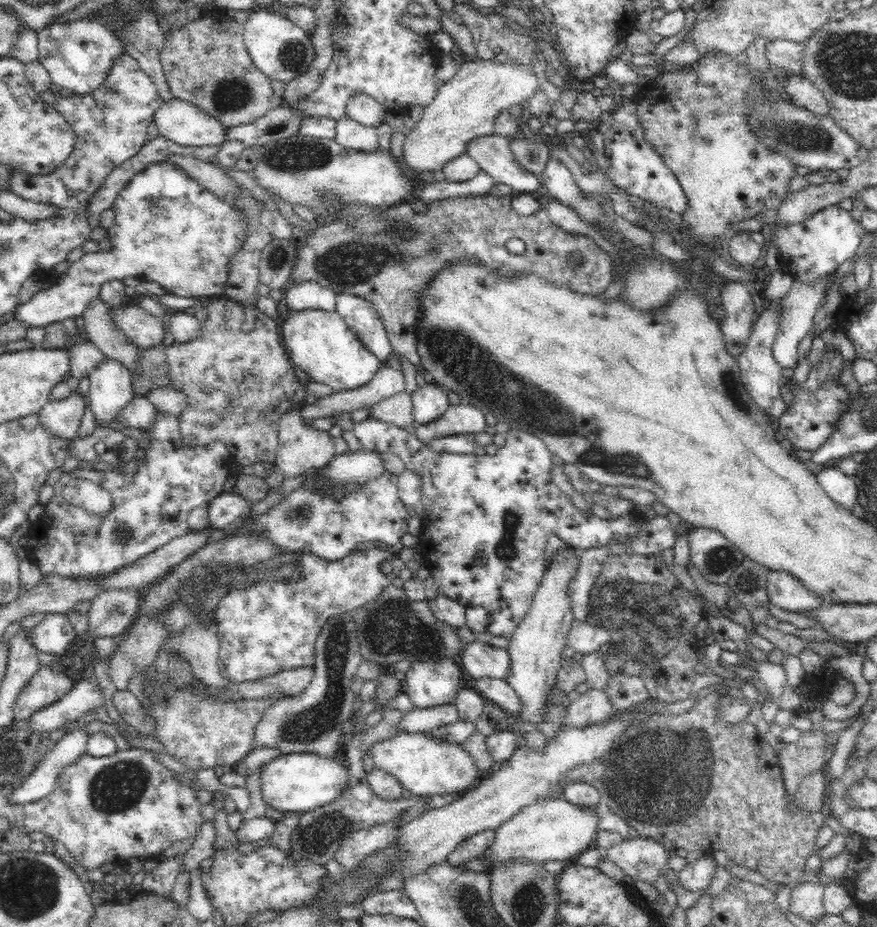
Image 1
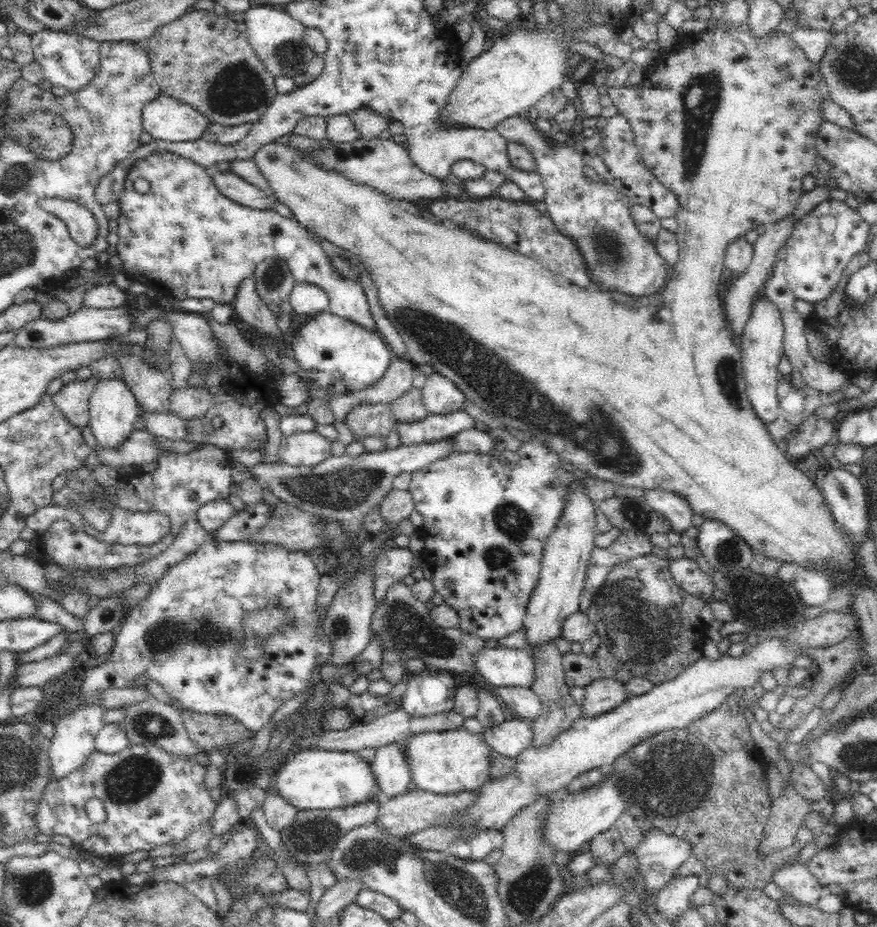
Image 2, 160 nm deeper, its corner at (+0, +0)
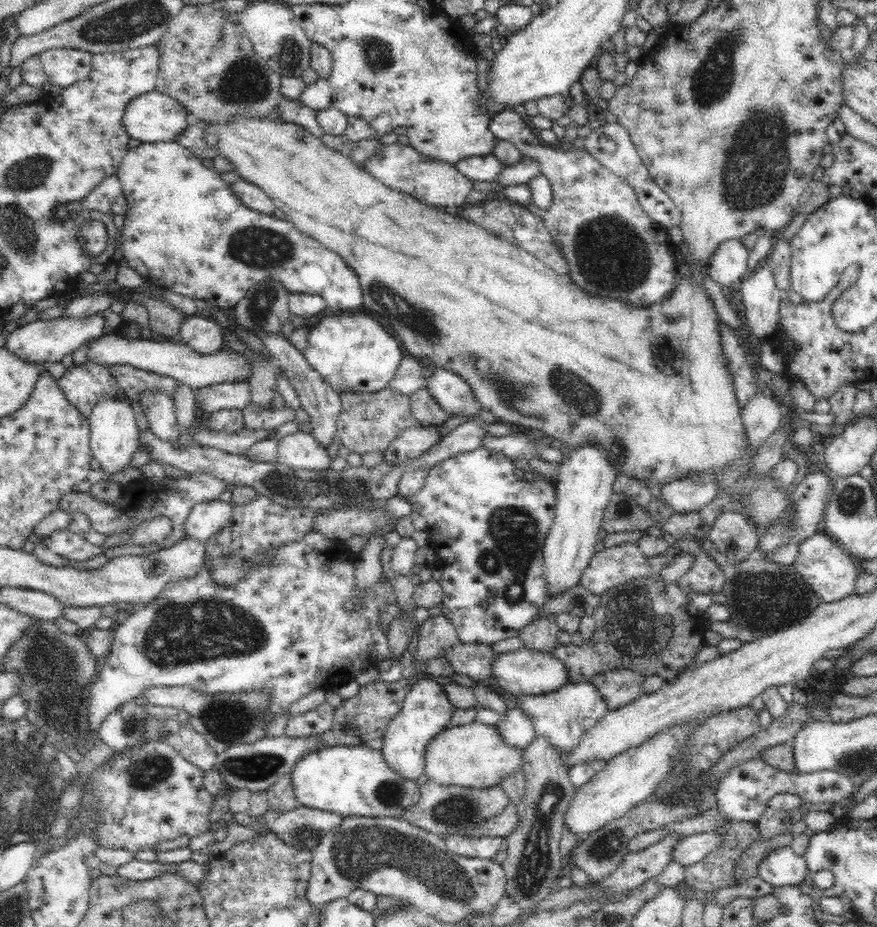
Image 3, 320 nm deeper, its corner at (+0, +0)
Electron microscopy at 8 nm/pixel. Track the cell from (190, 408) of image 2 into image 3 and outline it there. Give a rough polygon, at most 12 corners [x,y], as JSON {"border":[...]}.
{"border":[[248,381],[194,391],[204,413],[252,404]]}

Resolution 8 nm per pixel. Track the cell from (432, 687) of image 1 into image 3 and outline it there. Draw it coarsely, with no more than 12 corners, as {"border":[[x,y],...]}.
{"border":[[432,676],[383,735],[390,769],[416,781],[455,707]]}

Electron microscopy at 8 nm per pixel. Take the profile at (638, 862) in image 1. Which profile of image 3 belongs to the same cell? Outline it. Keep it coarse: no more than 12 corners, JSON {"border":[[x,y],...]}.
{"border":[[719,832],[691,835],[674,852],[674,862],[696,864],[722,846]]}

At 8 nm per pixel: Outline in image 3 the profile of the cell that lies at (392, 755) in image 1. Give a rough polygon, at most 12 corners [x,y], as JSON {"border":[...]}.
{"border":[[449,725],[426,746],[428,779],[491,788],[524,770],[496,725]]}

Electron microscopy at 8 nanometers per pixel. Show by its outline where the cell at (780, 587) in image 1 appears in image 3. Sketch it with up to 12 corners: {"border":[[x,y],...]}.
{"border":[[821,530],[794,568],[824,603],[853,594],[857,568]]}

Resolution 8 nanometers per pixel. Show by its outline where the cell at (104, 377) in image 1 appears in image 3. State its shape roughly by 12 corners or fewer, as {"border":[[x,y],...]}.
{"border":[[102,397],[88,417],[92,458],[110,475],[139,450],[133,406]]}

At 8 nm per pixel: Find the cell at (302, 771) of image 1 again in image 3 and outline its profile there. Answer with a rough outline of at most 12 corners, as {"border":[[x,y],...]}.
{"border":[[326,747],[295,766],[298,802],[403,818],[421,797],[382,750]]}

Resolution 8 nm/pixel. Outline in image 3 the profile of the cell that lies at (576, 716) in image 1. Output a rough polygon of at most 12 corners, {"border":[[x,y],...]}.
{"border":[[629,668],[593,678],[608,708],[643,694],[646,676]]}

